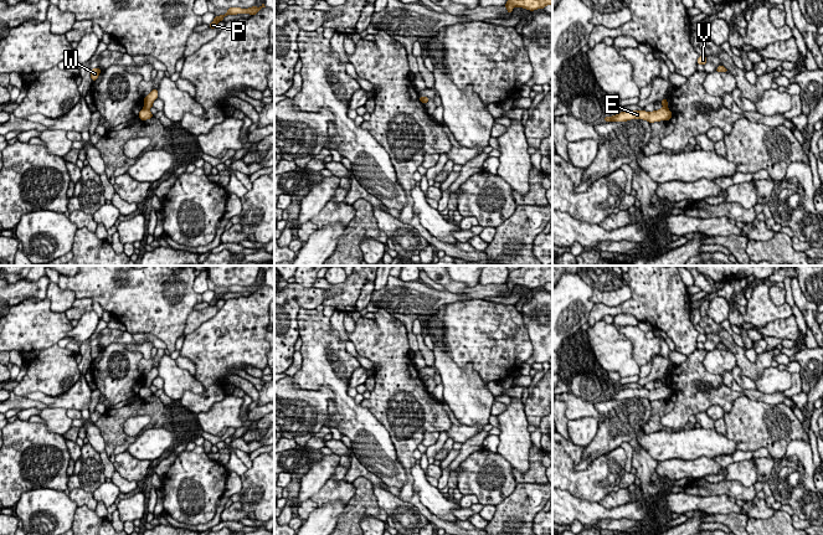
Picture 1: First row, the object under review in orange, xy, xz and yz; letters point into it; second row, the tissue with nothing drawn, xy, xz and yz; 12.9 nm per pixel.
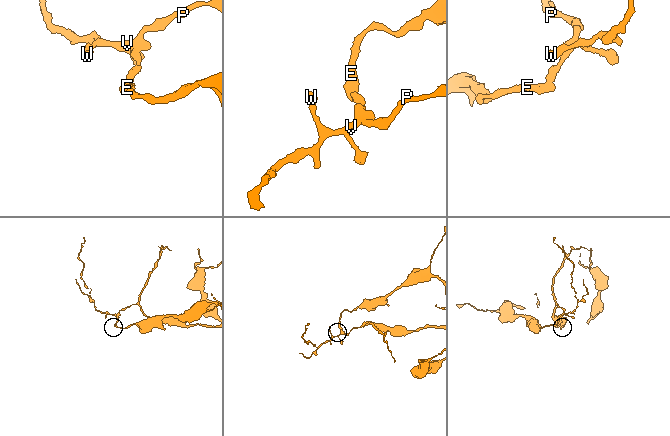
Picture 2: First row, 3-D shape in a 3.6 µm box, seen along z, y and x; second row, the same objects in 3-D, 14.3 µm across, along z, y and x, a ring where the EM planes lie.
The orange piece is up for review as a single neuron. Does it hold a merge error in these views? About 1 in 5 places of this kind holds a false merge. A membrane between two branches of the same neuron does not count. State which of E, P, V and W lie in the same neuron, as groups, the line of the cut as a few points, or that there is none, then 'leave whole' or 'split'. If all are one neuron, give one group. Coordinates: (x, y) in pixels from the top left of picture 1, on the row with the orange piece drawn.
E / P V W; cut in xy along (144, 107), (148, 109); split

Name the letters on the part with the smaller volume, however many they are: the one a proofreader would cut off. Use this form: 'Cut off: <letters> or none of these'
Cut off: P, V, W

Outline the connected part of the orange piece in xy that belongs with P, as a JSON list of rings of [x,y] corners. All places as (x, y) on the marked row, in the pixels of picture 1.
[[[262,4],[259,7],[252,6],[250,9],[241,9],[241,7],[230,7],[227,9],[227,12],[225,15],[215,16],[214,21],[210,24],[210,29],[215,29],[216,25],[223,20],[227,15],[237,15],[237,14],[250,14],[256,15],[261,9],[266,7],[264,4]]]

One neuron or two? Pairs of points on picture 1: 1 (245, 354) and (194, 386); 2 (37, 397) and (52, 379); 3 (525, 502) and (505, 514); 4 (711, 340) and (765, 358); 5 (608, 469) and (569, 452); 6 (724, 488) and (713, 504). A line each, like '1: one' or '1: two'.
1: two
2: two
3: one
4: two
5: one
6: two

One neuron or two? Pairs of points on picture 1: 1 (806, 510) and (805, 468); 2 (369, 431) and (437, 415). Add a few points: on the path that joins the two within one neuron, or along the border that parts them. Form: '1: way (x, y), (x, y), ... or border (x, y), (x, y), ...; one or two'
1: way (806, 500), (806, 478); one
2: border (365, 406), (387, 431), (396, 454); two

